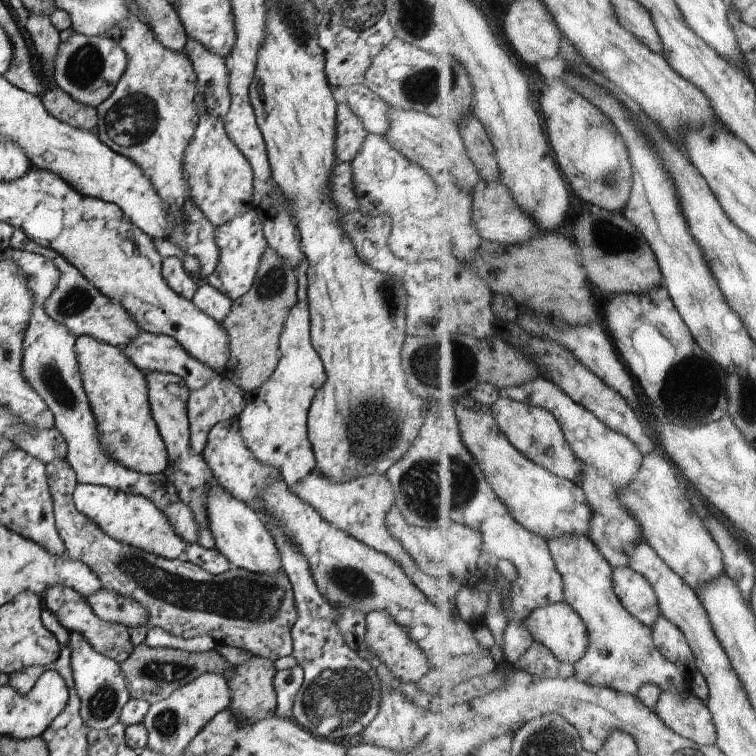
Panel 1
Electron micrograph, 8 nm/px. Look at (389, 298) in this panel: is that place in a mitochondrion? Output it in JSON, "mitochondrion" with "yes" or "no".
{"mitochondrion":"yes"}

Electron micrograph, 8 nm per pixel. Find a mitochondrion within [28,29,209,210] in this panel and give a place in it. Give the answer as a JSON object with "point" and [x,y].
{"point":[132,121]}

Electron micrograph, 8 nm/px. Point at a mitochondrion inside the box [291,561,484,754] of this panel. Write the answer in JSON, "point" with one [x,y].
{"point":[339,697]}

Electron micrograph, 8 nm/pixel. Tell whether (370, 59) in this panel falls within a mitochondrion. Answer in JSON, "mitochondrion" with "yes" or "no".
{"mitochondrion":"no"}

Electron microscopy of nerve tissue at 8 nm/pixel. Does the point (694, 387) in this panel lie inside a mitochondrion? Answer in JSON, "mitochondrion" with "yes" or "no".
{"mitochondrion":"yes"}

